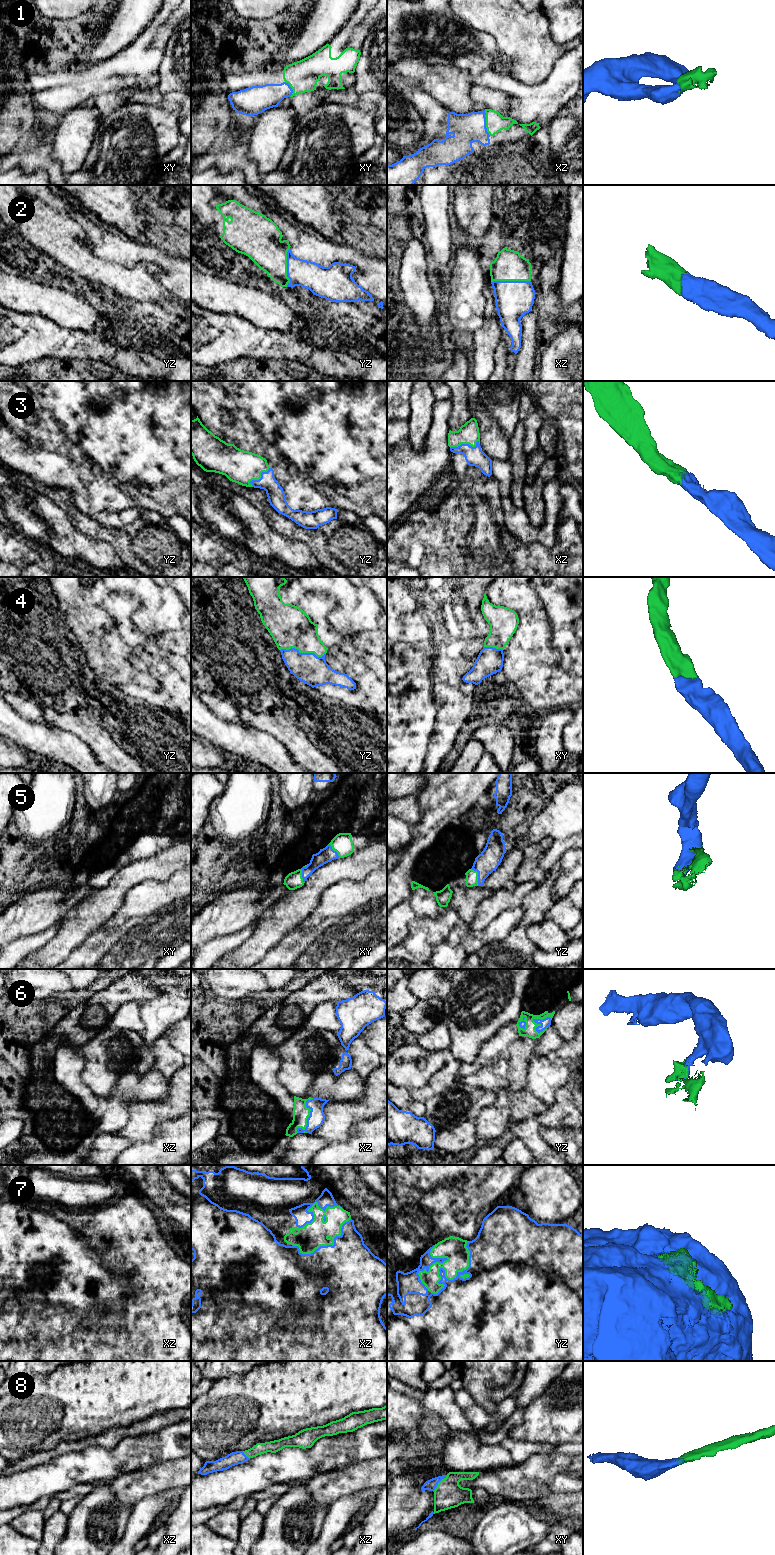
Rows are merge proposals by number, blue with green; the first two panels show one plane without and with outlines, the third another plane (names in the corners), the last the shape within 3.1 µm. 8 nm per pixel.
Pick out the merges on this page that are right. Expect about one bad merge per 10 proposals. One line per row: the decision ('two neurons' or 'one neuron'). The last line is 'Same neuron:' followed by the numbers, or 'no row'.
1: one neuron
2: one neuron
3: one neuron
4: one neuron
5: one neuron
6: one neuron
7: one neuron
8: one neuron
Same neuron: 1, 2, 3, 4, 5, 6, 7, 8

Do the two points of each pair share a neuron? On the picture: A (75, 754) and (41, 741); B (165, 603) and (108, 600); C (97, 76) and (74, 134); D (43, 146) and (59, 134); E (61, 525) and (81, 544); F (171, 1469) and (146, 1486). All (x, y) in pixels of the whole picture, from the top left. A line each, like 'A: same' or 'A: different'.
A: same
B: different
C: different
D: different
E: same
F: same

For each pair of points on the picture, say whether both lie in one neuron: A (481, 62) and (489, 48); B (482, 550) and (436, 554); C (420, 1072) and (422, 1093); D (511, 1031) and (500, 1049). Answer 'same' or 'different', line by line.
A: same
B: same
C: different
D: same

